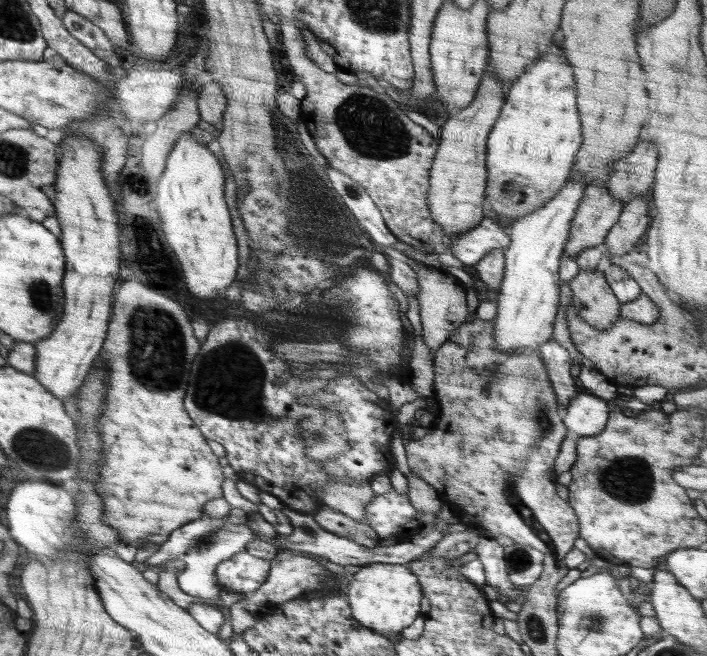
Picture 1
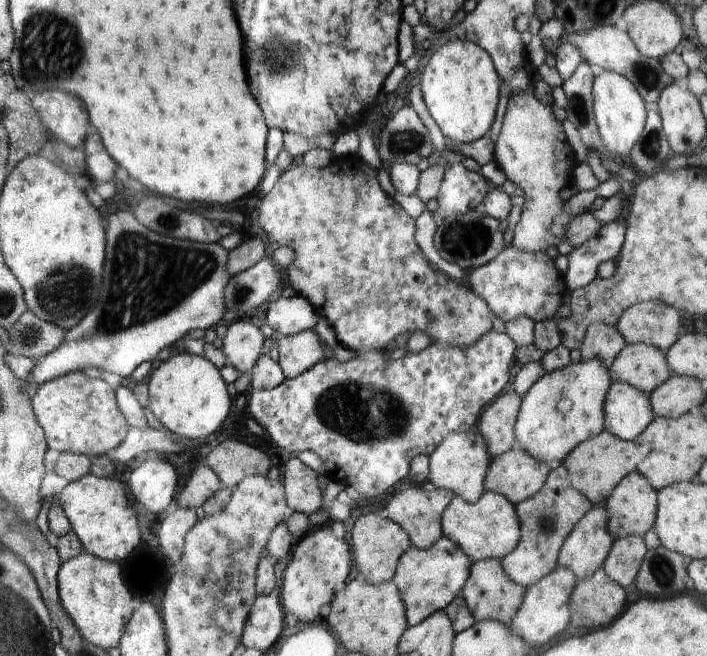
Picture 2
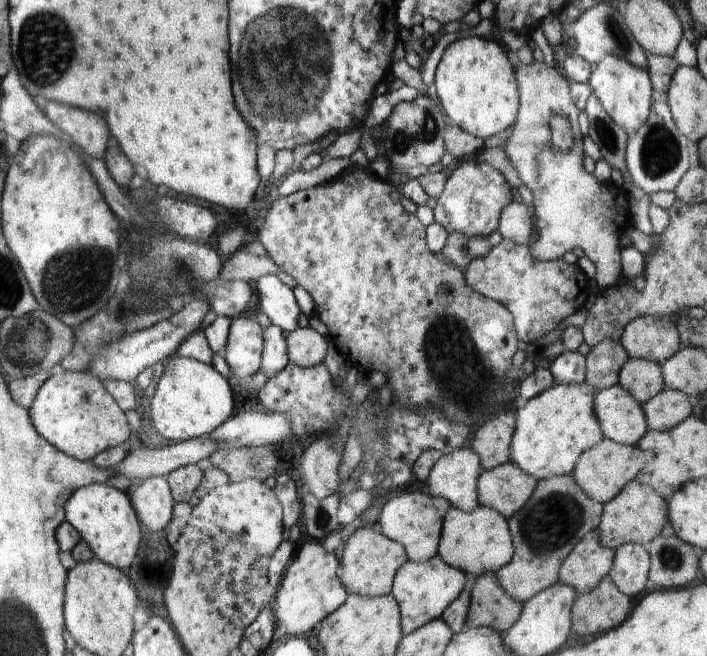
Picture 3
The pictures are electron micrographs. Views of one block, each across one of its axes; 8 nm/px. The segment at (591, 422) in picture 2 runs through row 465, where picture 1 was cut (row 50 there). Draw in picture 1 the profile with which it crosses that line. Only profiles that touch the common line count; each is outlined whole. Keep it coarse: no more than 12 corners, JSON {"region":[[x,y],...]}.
{"region":[[554,43],[507,90],[487,140],[499,218],[550,201],[582,146]]}

